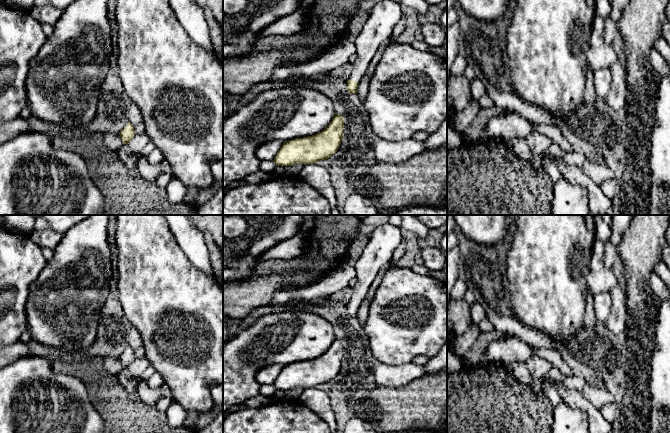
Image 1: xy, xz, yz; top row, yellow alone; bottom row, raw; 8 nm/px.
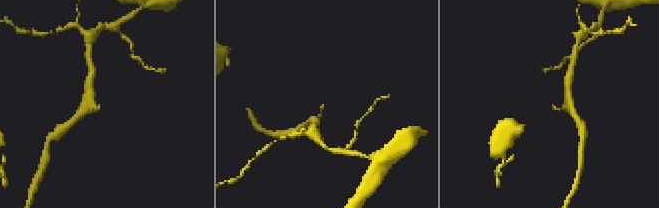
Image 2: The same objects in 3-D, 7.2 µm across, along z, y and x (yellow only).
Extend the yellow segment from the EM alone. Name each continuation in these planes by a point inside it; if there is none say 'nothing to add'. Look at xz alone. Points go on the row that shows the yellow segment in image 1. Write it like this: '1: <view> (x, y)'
1: xz (383, 17)

